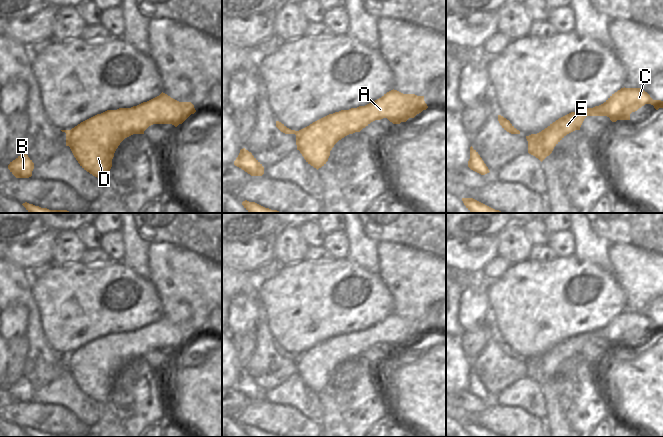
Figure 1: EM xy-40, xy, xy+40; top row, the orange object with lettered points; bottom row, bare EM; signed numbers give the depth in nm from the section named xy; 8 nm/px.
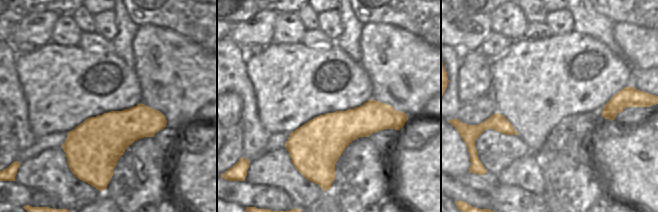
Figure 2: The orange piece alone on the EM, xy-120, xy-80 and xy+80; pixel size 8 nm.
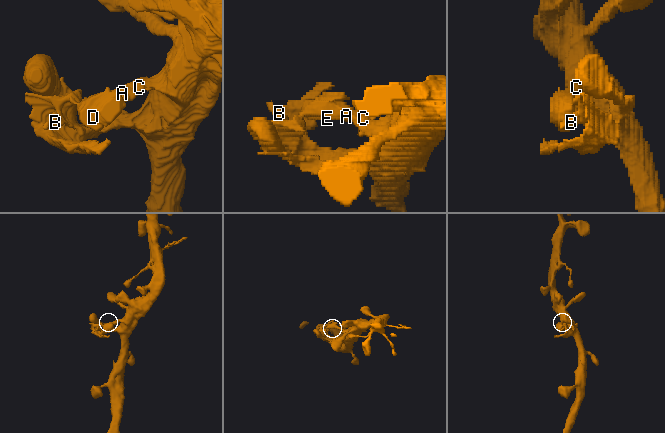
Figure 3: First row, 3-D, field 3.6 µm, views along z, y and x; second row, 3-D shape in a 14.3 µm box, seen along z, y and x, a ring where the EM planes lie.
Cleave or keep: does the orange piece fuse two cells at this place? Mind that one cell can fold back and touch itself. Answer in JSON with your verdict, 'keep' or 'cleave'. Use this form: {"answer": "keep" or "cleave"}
{"answer": "keep"}

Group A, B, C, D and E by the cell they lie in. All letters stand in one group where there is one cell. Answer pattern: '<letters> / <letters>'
A B C D E

